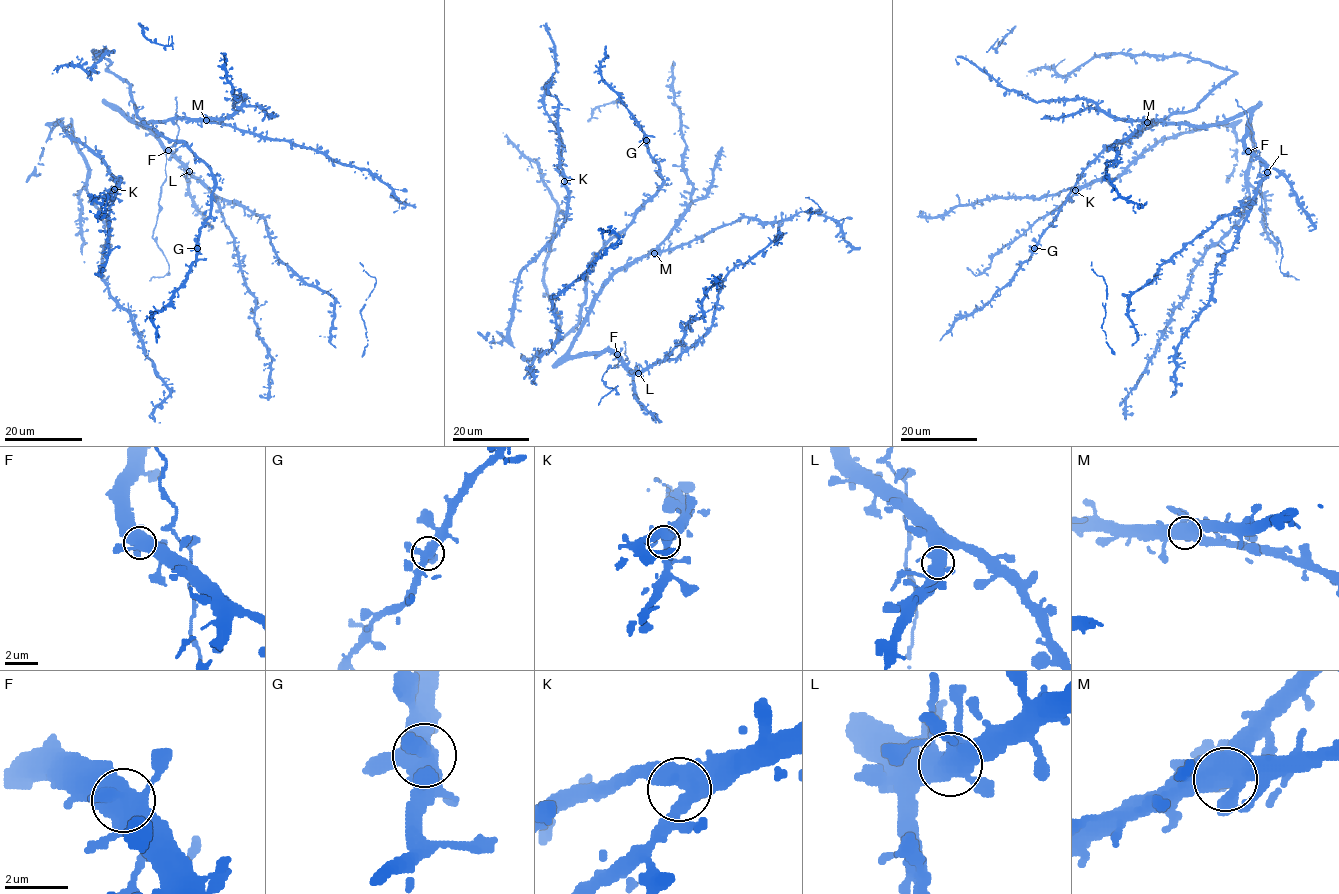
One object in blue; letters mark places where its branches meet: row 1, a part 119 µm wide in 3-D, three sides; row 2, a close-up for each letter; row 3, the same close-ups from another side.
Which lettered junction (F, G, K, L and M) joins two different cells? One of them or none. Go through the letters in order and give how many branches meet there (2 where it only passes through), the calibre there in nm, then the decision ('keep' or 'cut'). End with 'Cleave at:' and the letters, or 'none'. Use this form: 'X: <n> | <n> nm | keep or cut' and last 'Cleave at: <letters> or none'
F: 4 | 550 nm | keep
G: 4 | 550 nm | keep
K: 4 | 420 nm | keep
L: 4 | 500 nm | keep
M: 4 | 440 nm | keep
Cleave at: none

